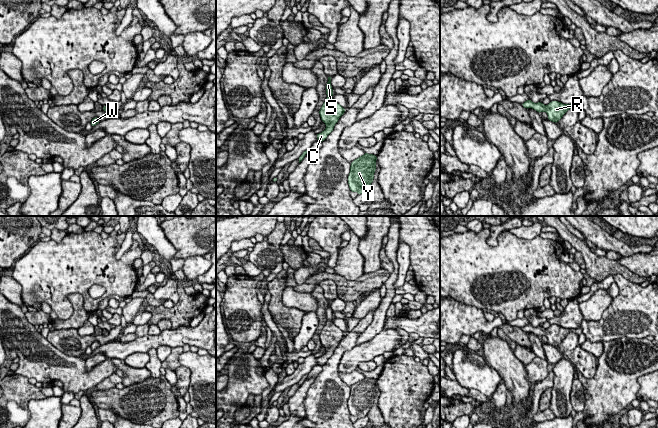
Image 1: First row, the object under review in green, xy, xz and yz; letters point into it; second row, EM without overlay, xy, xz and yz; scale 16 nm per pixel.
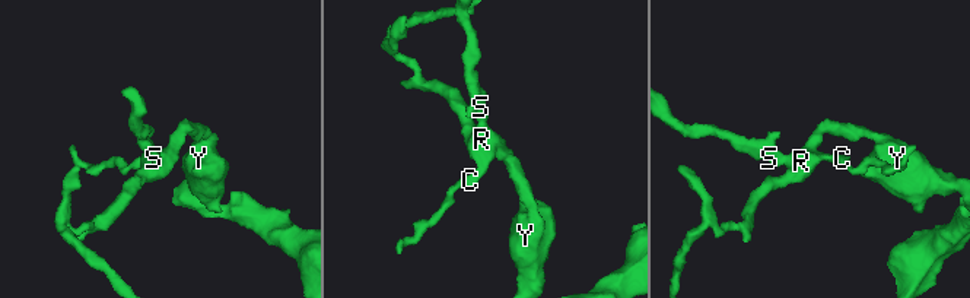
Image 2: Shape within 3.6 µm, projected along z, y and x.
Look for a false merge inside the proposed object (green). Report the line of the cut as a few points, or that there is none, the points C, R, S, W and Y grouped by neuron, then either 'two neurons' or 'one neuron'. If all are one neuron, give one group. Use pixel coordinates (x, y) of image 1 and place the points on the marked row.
cut none; groups C R S W Y; one neuron

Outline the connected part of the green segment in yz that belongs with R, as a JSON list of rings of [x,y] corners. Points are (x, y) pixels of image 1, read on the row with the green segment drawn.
[[[529,99],[521,105],[526,109],[532,108],[538,113],[545,111],[548,115],[548,120],[554,123],[557,123],[570,108],[576,109],[577,111],[582,110],[582,106],[580,104],[563,104],[558,101],[551,101],[545,106],[542,102],[533,103],[532,100]]]

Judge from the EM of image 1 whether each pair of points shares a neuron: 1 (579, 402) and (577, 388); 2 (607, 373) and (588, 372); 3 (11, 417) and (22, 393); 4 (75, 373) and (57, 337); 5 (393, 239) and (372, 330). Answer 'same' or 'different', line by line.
1: same
2: different
3: same
4: different
5: same

